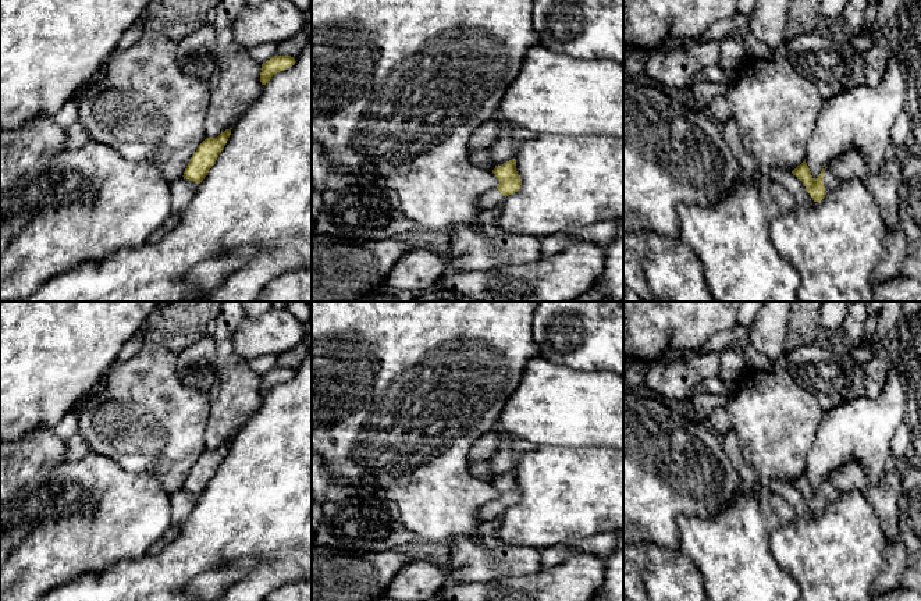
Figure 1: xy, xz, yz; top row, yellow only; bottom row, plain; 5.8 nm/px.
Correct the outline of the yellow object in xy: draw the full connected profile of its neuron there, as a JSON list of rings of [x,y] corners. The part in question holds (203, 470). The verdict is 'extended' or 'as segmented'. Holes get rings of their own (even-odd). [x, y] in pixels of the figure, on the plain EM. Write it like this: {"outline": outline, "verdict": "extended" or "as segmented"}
{"outline": [[[225,441],[217,449],[206,449],[192,466],[185,483],[184,490],[200,495],[207,487],[209,481],[216,476],[216,472],[224,460],[231,441]]], "verdict": "as segmented"}

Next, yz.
{"outline": [[[806,470],[792,483],[792,486],[803,494],[814,513],[821,513],[828,502],[836,501],[842,494],[828,479],[822,480],[818,490],[814,491]]], "verdict": "extended"}

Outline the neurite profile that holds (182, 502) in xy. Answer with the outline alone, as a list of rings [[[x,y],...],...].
[[[184,488],[171,495],[173,526],[178,527],[188,519],[198,502],[198,498],[199,495]]]

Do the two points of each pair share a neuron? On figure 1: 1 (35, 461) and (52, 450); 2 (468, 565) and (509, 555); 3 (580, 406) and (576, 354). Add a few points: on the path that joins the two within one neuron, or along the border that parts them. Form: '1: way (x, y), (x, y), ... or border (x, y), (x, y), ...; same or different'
1: way (39, 457), (47, 451); same
2: way (477, 561), (500, 559); same
3: border (547, 359), (578, 370), (608, 372); different

